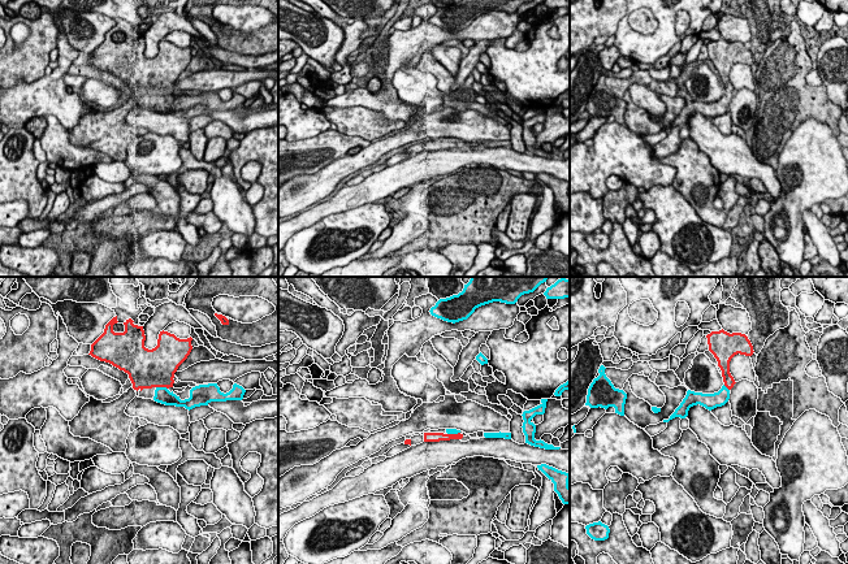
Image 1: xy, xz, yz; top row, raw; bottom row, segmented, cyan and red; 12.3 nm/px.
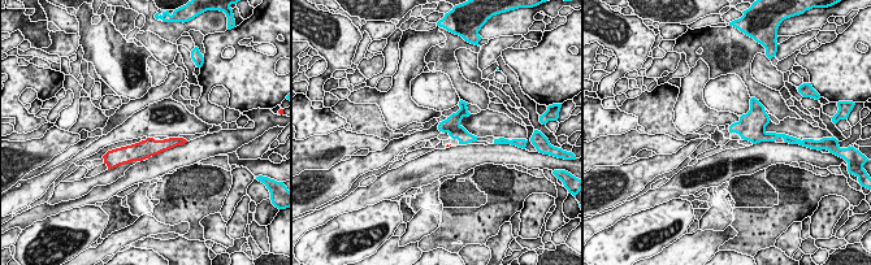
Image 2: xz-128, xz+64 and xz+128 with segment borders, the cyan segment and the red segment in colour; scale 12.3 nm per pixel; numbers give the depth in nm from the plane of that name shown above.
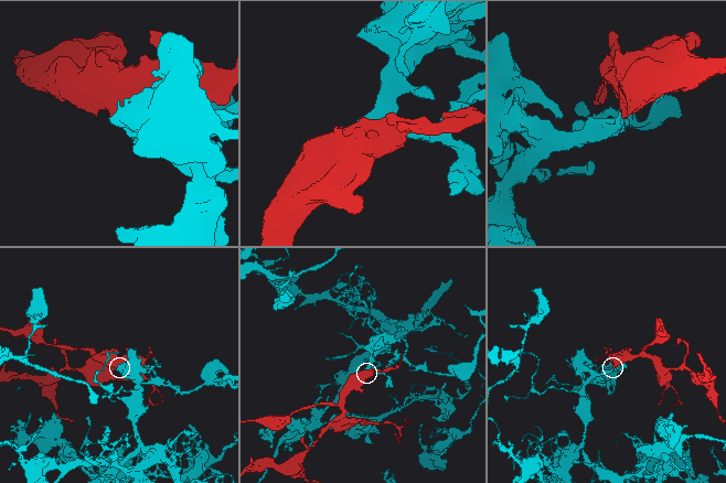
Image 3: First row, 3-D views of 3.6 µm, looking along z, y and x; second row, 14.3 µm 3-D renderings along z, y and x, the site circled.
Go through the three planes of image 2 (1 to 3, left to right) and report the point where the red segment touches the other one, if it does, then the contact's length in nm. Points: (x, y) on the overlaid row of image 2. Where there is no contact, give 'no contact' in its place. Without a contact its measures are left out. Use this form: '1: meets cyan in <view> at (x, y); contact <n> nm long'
1: no contact
2: no contact
3: no contact

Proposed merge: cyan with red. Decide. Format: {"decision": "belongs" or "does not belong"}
{"decision": "belongs"}

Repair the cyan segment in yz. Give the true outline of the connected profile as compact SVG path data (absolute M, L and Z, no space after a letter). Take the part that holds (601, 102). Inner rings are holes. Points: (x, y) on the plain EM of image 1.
M605 75L598 78L600 84L593 88L588 97L587 112L590 117L615 117L615 122L624 125L624 113L627 103L623 99L615 97L611 90L605 83Z

